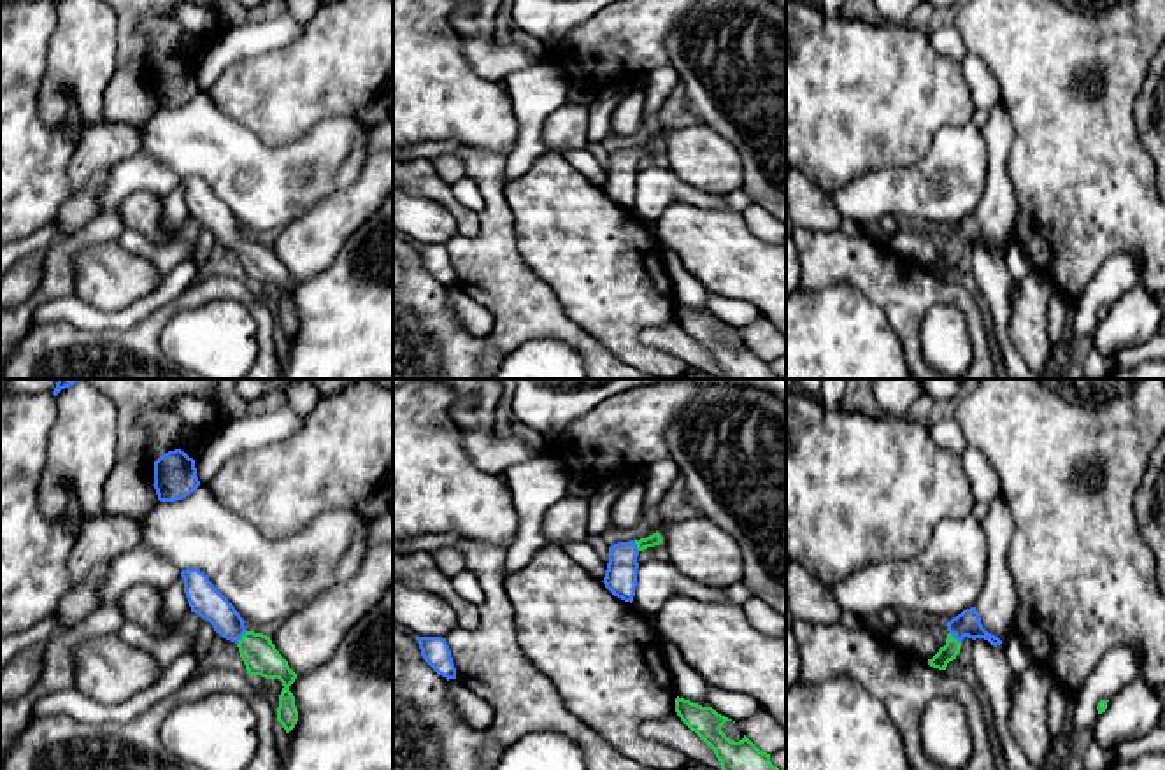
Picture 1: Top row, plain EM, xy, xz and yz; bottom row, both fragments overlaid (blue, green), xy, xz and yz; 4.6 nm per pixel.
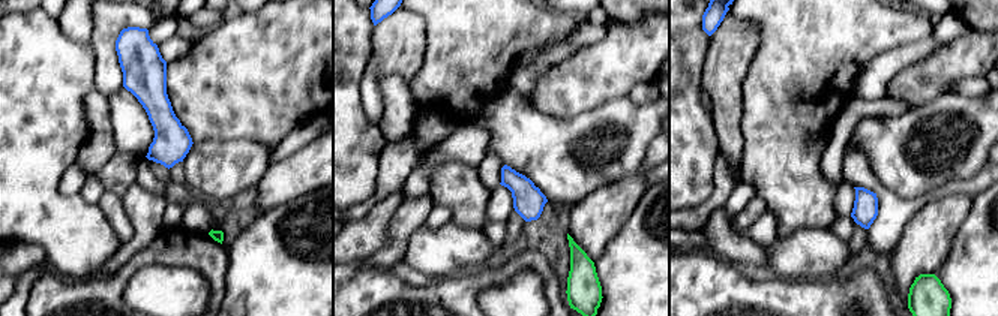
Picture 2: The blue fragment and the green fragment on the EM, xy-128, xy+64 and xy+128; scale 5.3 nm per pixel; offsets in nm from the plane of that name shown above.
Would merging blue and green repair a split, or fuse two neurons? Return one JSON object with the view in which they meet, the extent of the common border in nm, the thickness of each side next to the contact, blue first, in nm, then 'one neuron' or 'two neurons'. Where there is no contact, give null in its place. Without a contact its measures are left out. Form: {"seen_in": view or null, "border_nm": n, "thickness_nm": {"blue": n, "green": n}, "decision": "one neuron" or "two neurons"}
{"seen_in": "xy", "border_nm": 80, "thickness_nm": {"blue": 150, "green": 160}, "decision": "one neuron"}

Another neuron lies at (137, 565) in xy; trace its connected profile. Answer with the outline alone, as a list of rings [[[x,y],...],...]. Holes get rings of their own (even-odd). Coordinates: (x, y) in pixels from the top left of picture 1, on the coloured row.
[[[139,544],[112,560],[111,570],[98,589],[100,605],[114,603],[119,596],[137,582],[147,582],[160,591],[168,589],[181,577],[181,570]]]

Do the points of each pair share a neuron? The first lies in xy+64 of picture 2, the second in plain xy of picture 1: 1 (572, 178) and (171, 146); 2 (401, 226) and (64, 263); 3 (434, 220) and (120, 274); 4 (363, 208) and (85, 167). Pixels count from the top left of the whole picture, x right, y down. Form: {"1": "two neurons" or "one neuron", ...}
{"1": "one neuron", "2": "one neuron", "3": "two neurons", "4": "one neuron"}

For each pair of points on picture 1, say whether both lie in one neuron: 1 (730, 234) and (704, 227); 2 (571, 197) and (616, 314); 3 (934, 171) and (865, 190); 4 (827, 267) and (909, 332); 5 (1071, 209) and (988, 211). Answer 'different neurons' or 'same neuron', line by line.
1: same neuron
2: same neuron
3: same neuron
4: same neuron
5: different neurons

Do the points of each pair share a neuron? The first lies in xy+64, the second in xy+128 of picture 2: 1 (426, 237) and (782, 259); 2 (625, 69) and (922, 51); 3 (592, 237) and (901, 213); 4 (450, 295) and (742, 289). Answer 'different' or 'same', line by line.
1: same
2: different
3: different
4: same

